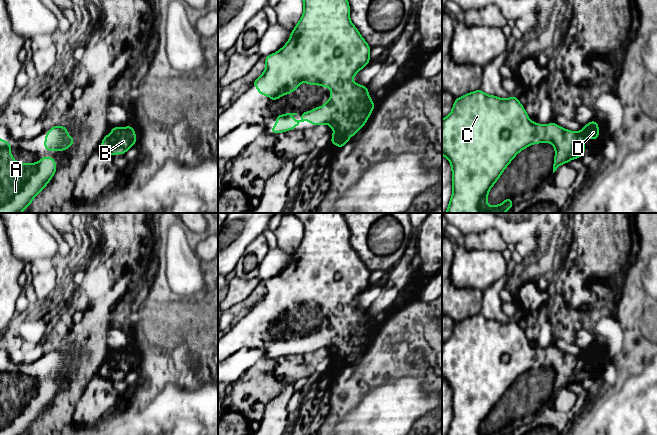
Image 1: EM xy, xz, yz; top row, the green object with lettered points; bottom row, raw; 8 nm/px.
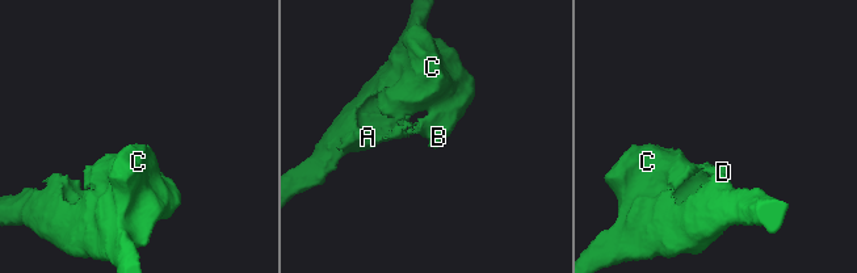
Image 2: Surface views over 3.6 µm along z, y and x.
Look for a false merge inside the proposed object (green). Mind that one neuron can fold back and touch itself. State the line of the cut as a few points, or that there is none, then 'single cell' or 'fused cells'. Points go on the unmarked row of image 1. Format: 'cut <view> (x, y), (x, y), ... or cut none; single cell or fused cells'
cut none; single cell

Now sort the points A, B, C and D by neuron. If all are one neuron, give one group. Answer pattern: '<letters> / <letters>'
A B C D

